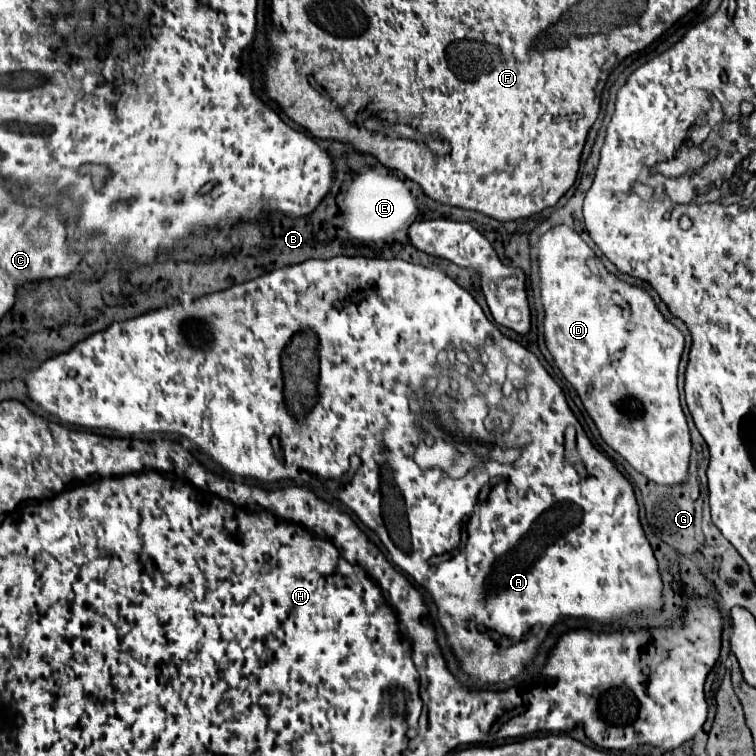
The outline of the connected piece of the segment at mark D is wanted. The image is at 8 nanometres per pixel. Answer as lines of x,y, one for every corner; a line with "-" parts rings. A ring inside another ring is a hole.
554,225
550,231
540,235
538,265
546,347
562,375
576,389
588,415
598,427
600,437
646,479
666,487
684,485
688,481
692,451
686,415
680,407
676,389
684,335
658,311
646,289
628,285
606,271
594,251
568,225

